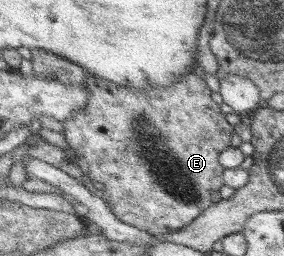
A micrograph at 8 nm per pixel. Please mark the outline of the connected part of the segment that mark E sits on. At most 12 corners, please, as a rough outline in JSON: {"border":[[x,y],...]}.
{"border":[[192,72],[85,83],[59,131],[150,236],[221,200],[233,127]]}

